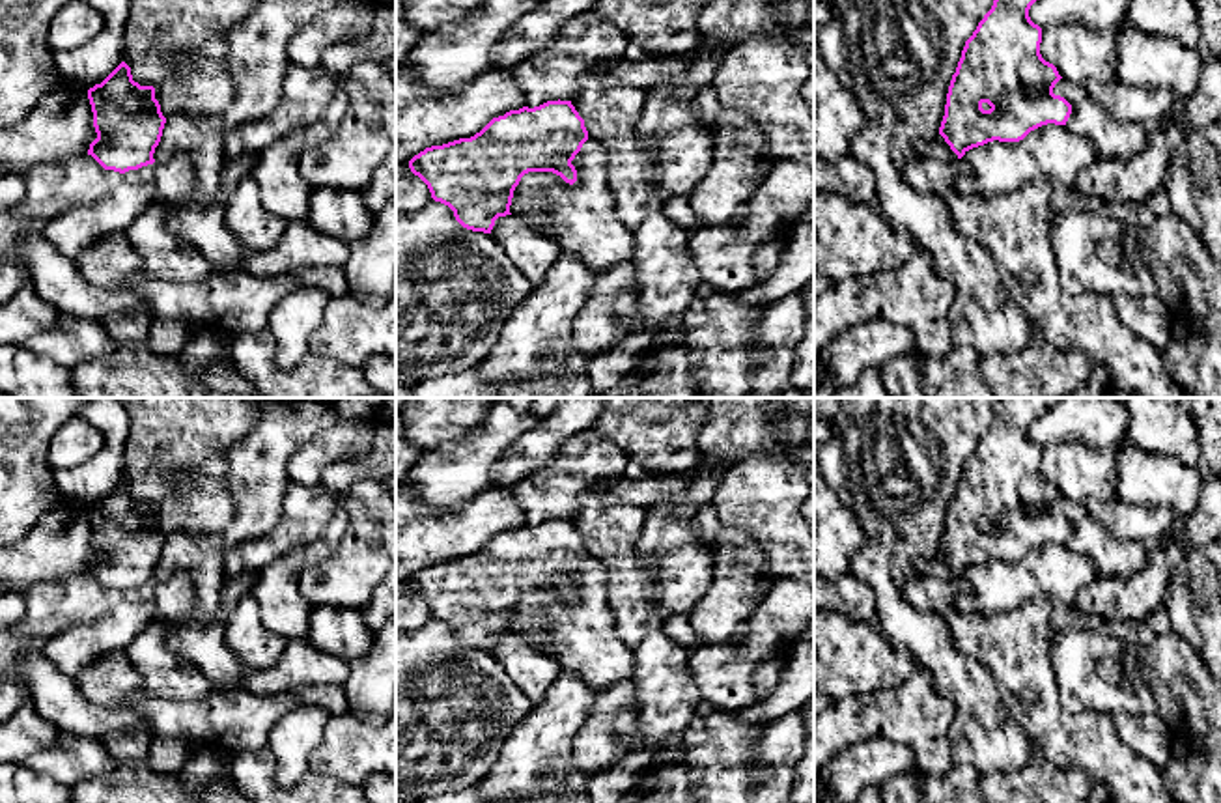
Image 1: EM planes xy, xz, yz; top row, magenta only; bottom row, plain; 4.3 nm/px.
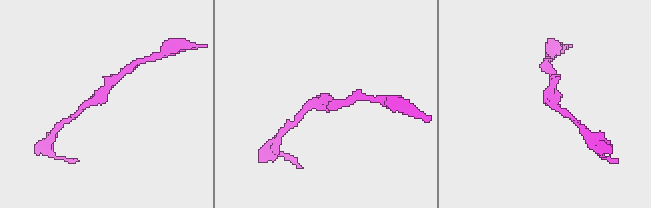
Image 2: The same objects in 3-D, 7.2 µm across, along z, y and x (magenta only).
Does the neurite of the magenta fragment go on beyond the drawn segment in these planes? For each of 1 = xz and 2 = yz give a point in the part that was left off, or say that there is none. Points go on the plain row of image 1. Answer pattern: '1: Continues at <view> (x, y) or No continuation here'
1: No continuation here
2: No continuation here

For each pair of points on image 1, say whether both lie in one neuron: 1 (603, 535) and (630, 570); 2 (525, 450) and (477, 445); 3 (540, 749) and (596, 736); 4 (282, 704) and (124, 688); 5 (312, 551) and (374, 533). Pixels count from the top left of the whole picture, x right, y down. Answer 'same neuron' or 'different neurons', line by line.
1: same neuron
2: different neurons
3: different neurons
4: same neuron
5: different neurons

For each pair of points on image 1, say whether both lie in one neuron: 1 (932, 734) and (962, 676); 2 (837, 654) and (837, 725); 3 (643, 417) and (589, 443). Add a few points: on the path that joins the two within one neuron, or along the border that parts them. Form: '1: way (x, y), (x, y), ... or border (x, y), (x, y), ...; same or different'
1: border (921, 667), (953, 704), (949, 746); different
2: border (880, 690), (839, 695), (833, 701); different
3: border (592, 428), (628, 458); different

